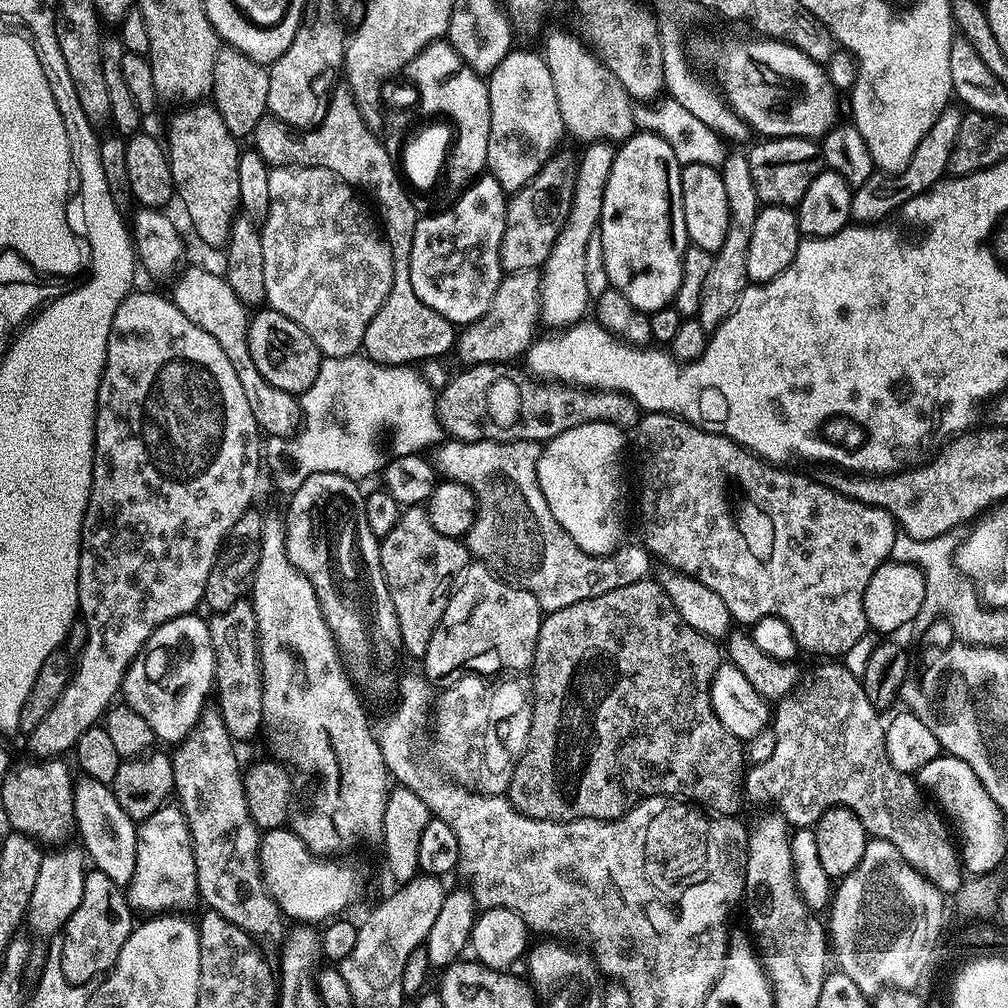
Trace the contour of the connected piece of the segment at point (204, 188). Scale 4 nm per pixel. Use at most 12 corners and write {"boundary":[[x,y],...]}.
{"boundary":[[215,104],[168,124],[172,186],[196,236],[223,249],[242,148]]}

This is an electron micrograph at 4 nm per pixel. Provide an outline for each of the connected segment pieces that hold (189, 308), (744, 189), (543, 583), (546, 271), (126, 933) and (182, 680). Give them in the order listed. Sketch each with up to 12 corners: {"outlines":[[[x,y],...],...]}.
{"outlines":[[[188,268],[172,303],[230,358],[261,433],[291,437],[300,402],[258,374],[249,309],[219,271]],[[743,151],[719,165],[730,210],[695,319],[712,333],[750,283],[760,199]],[[539,443],[435,449],[476,499],[469,553],[544,614],[645,579],[639,543],[591,556],[538,486]],[[583,145],[570,214],[542,265],[543,323],[590,308],[586,246],[598,231],[617,145]],[[89,871],[58,945],[64,979],[111,972],[134,912],[125,889]],[[208,620],[154,630],[124,676],[123,699],[179,745],[216,682]]]}

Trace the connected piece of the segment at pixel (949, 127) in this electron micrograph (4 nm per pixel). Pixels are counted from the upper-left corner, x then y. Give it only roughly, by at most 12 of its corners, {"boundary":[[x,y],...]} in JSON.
{"boundary":[[946,107],[910,166],[876,170],[852,194],[853,221],[889,219],[945,179],[964,112]]}

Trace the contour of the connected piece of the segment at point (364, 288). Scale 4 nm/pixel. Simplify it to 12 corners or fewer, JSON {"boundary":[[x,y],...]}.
{"boundary":[[270,167],[267,307],[357,355],[394,276],[356,188]]}

